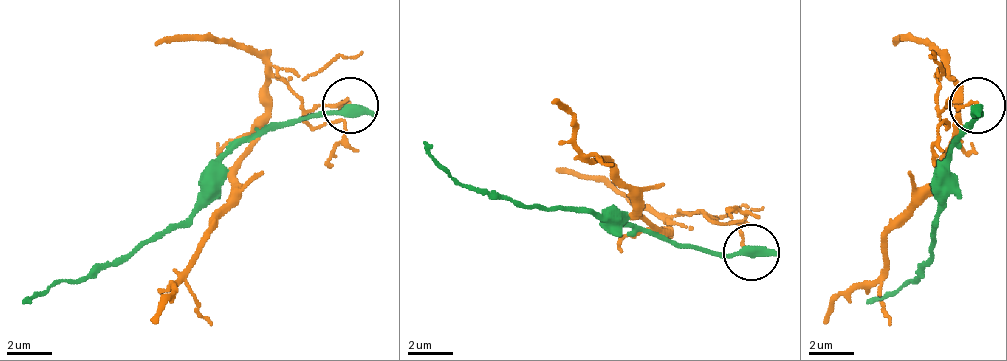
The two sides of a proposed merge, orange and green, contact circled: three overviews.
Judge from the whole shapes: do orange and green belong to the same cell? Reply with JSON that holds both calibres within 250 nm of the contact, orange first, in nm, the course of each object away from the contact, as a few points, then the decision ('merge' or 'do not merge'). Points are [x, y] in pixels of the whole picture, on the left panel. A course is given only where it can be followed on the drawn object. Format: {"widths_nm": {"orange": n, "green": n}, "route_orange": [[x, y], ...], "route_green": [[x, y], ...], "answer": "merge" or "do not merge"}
{"widths_nm": {"orange": 120, "green": 500}, "route_orange": [[351, 101], [301, 107], [284, 78], [267, 90], [267, 123], [239, 163], [239, 197], [148, 321]], "route_green": [[351, 107], [312, 112], [255, 129], [227, 157], [222, 180], [176, 225], [92, 270], [52, 282], [24, 304]], "answer": "do not merge"}

